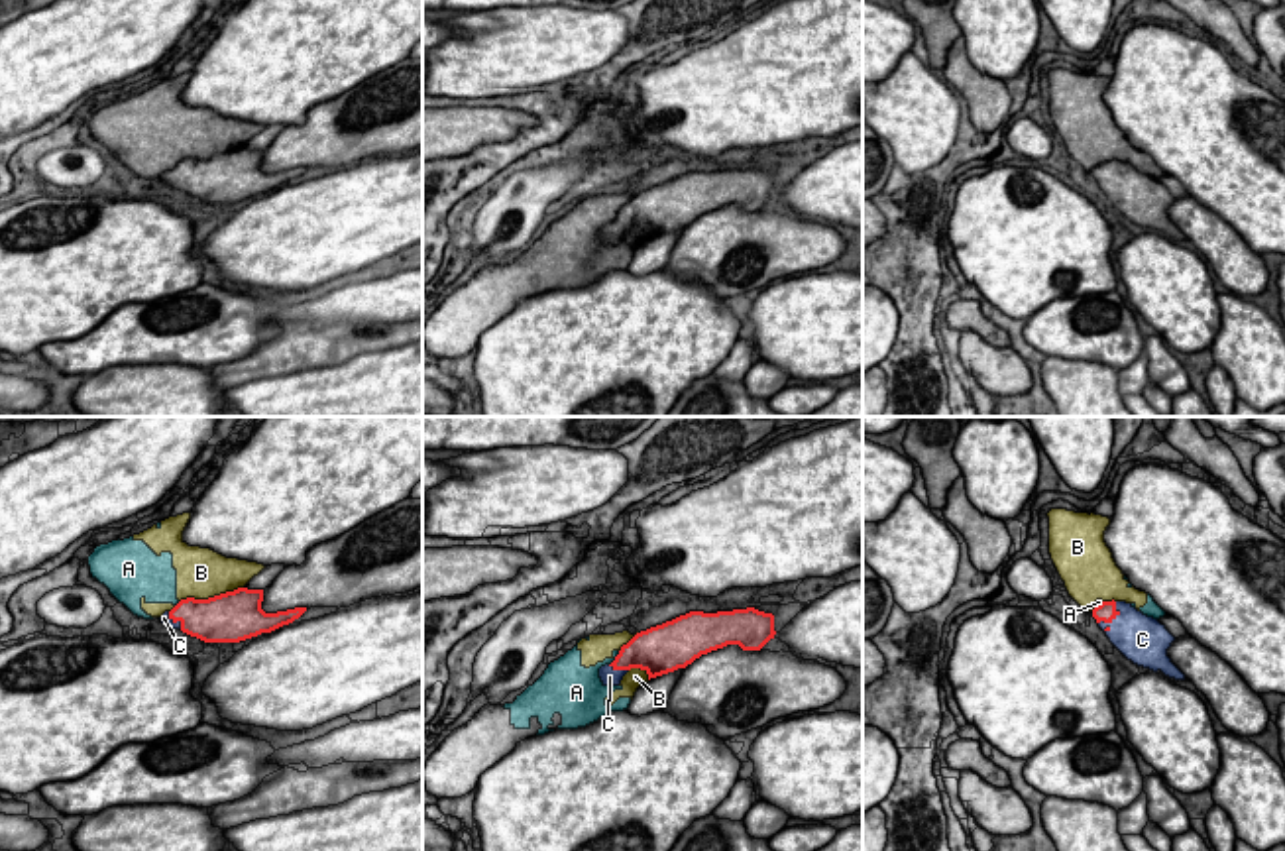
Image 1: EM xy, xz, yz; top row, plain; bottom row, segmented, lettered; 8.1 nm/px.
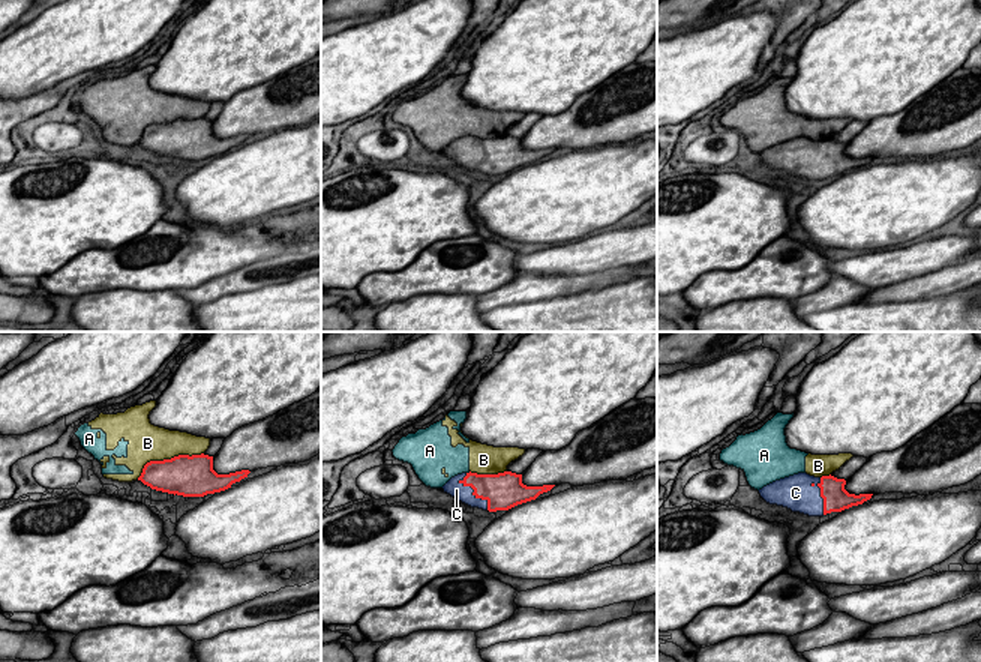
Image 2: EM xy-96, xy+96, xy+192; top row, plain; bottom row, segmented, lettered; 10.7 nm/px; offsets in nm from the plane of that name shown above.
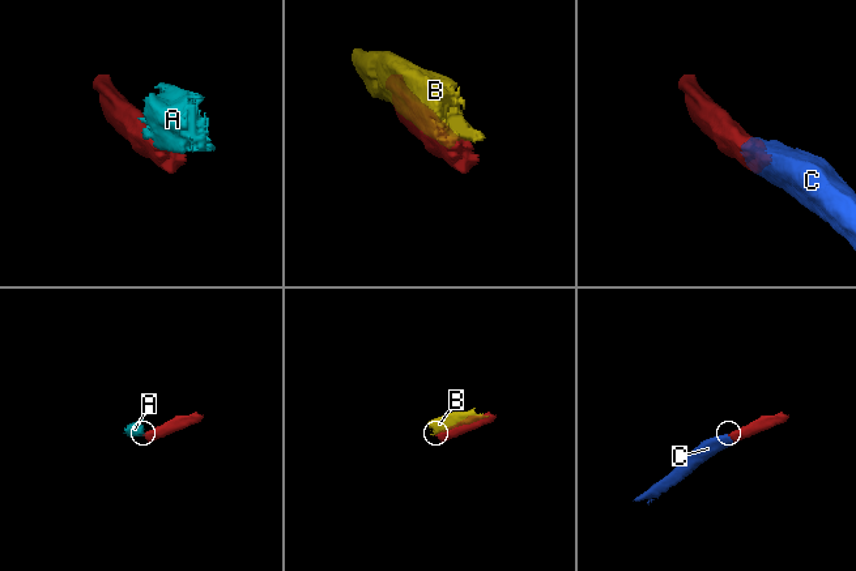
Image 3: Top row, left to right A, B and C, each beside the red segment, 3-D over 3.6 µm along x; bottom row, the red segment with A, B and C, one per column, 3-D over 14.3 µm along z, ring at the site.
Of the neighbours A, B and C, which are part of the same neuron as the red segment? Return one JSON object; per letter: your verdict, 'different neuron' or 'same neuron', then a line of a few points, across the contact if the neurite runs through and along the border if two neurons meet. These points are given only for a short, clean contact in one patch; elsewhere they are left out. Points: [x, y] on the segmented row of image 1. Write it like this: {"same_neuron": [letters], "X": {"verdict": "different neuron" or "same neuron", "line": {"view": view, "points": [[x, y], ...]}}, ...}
{"same_neuron": ["C"], "A": {"verdict": "different neuron", "line": {"view": "xz", "points": [[619, 651], [610, 665]]}}, "B": {"verdict": "different neuron"}, "C": {"verdict": "same neuron"}}

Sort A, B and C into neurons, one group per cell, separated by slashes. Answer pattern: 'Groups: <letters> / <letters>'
Groups: A B / C

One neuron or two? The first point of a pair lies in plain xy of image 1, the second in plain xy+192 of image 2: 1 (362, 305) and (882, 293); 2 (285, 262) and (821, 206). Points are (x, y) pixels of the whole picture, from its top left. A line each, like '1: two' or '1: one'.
1: two
2: one

